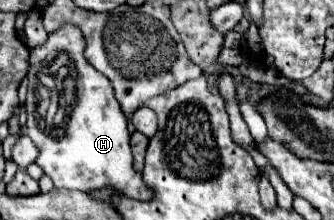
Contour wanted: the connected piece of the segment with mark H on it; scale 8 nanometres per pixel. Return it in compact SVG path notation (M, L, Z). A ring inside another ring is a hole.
M63 26L63 30L57 30L55 34L47 34L45 44L31 48L27 78L29 78L27 100L25 100L27 136L39 148L39 158L35 162L53 180L55 188L89 192L103 186L113 186L119 194L125 194L129 198L141 198L141 200L151 198L151 190L145 186L141 174L133 170L127 118L113 94L111 82L83 58L83 34L79 34L77 26ZM61 50L69 54L69 58L75 62L75 68L77 68L77 106L71 112L71 124L65 128L65 136L51 138L51 136L43 136L35 120L37 98L33 90L37 84L37 74L39 74L35 66L43 66L45 60L53 60L55 54Z

